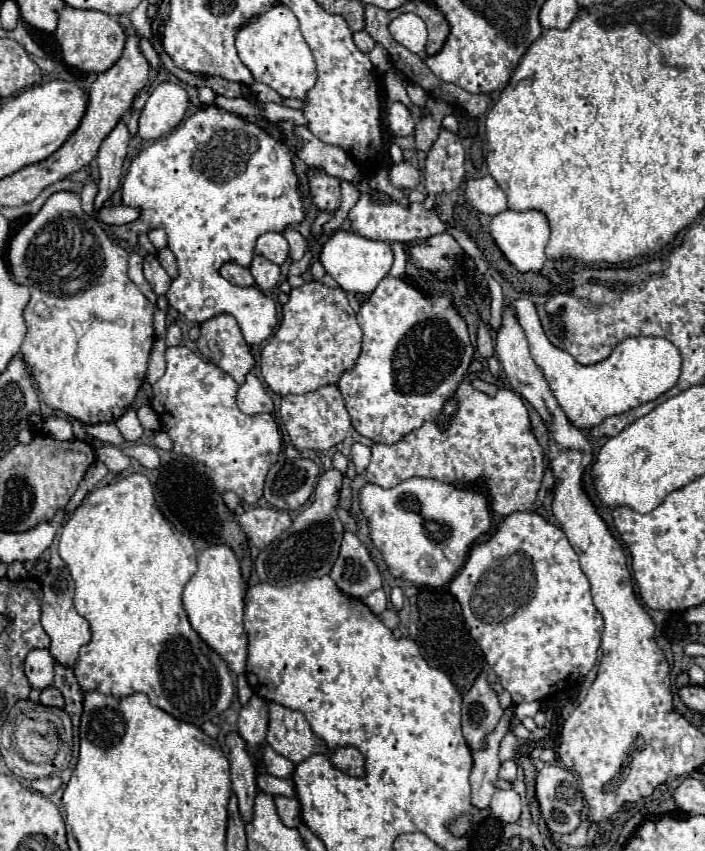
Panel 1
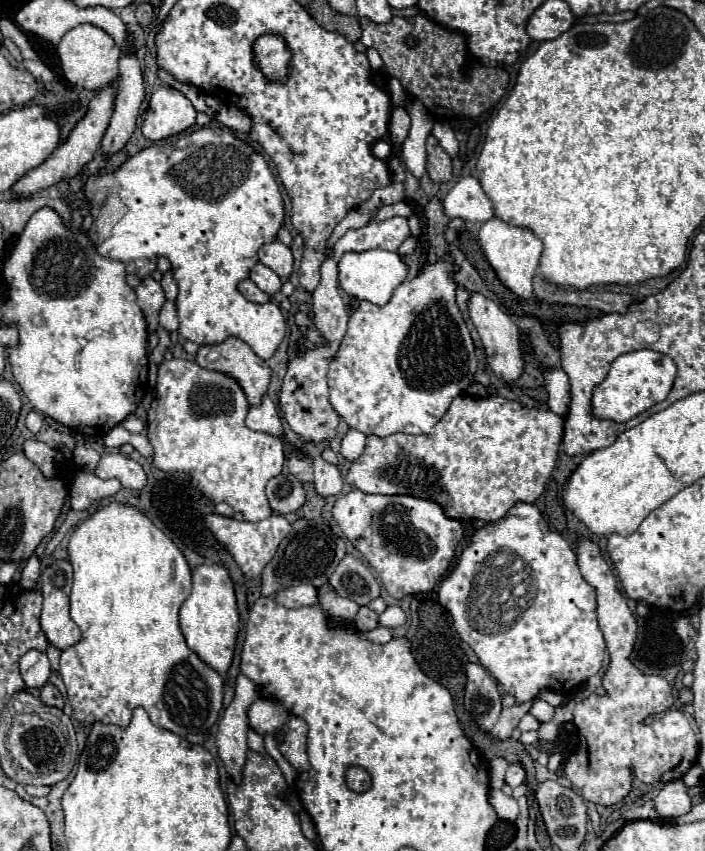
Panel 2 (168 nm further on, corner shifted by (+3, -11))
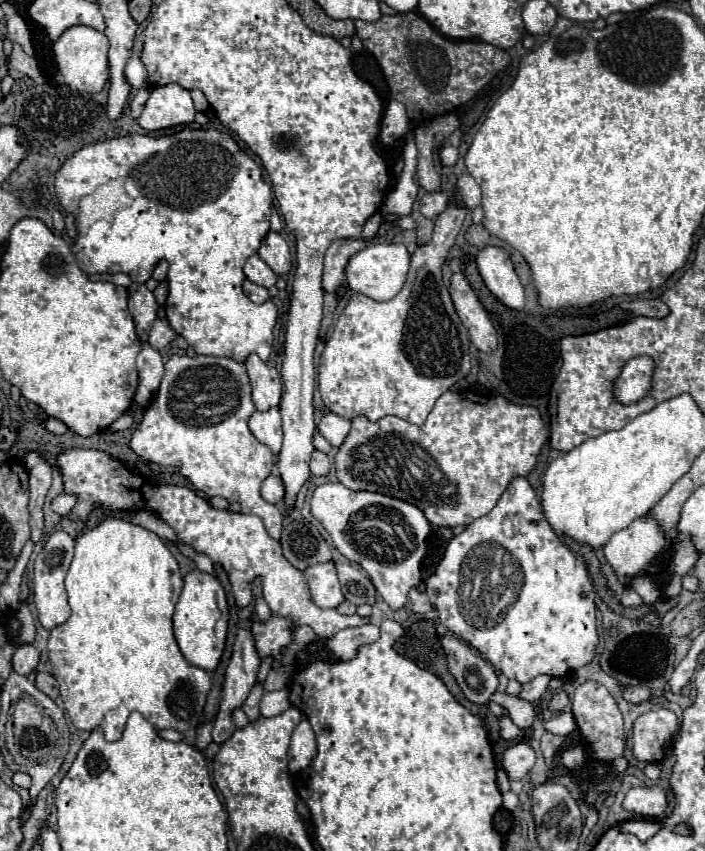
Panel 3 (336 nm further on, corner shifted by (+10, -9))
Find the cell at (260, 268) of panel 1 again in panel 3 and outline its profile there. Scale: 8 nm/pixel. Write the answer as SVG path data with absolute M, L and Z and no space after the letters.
M254 254L254 256L250 256L250 258L246 260L244 274L246 274L246 278L248 278L250 282L260 284L260 286L264 286L264 288L274 286L274 284L276 284L276 278L278 278L278 276L272 272L272 268L270 268L266 262L260 260L258 254Z

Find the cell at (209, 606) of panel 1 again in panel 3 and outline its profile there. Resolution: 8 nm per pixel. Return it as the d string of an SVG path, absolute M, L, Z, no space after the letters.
M192 570L190 574L186 574L184 590L180 594L180 600L174 612L174 636L184 658L192 666L198 666L206 672L212 672L218 666L226 644L228 618L230 618L230 612L228 612L226 592L222 584L216 580L216 576L206 574L202 570Z

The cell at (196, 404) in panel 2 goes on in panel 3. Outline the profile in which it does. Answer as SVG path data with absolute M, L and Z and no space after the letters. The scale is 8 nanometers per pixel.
M174 354L166 362L166 372L156 392L156 398L144 412L144 418L136 432L132 434L130 448L148 462L160 466L176 466L184 478L188 478L196 490L204 492L208 498L220 496L226 498L230 504L240 504L242 514L256 514L264 520L266 530L276 540L282 532L282 514L274 504L268 504L260 496L260 486L264 478L272 472L274 454L268 446L258 442L254 434L248 430L248 418L254 412L254 404L250 398L250 384L244 364L232 358L218 358L218 356L196 356L190 358L186 354Z

